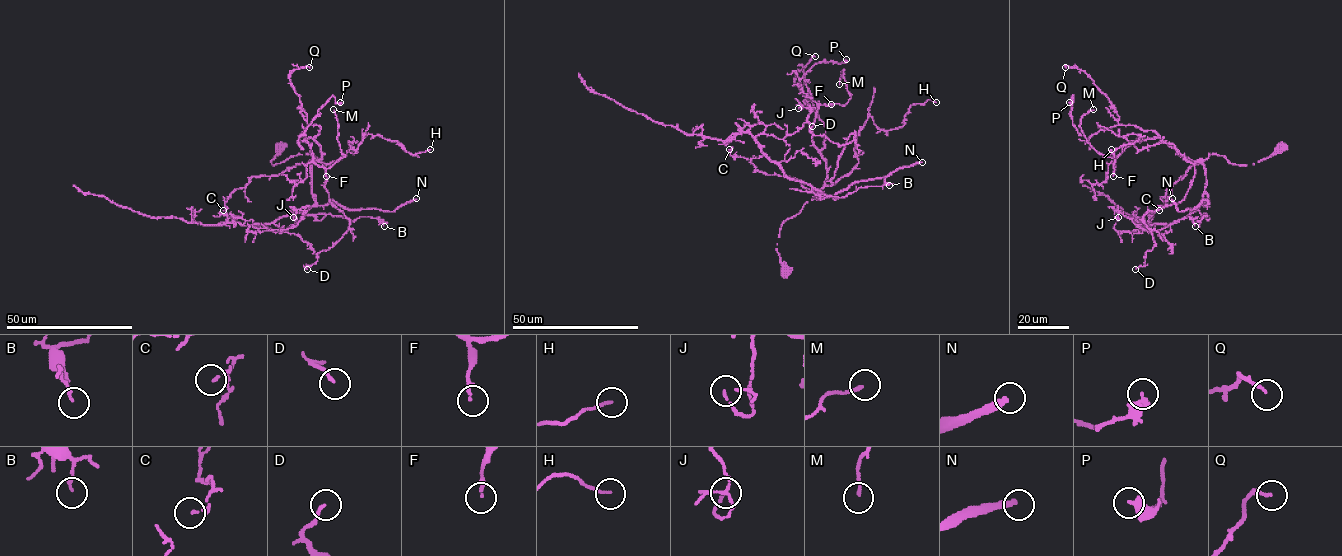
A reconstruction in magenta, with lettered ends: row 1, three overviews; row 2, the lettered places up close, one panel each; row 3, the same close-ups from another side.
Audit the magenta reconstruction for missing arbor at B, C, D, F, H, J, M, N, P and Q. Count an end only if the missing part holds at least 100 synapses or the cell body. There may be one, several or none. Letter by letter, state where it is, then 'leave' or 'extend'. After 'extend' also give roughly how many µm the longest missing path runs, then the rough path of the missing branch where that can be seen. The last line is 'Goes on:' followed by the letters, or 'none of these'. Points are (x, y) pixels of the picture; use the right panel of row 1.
B: place (1195, 226); leave
C: place (1159, 210); leave
D: place (1135, 269); leave
F: place (1113, 176); leave
H: place (1111, 149); leave
J: place (1118, 217); leave
M: place (1093, 109); leave
N: place (1172, 198); extend; missing 140 µm
P: place (1069, 102); leave
Q: place (1065, 67); leave
Goes on: N

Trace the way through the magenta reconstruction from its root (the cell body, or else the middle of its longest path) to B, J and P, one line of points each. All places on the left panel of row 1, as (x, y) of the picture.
B: (279, 146), (274, 165), (298, 154), (318, 159), (312, 160), (314, 204), (307, 214), (370, 216), (384, 226)
J: (279, 146), (274, 165), (298, 154), (318, 159), (314, 204), (249, 225), (279, 232), (305, 212), (293, 217)
P: (279, 146), (274, 165), (298, 154), (318, 161), (320, 127), (309, 125), (298, 136), (332, 95), (340, 102)

